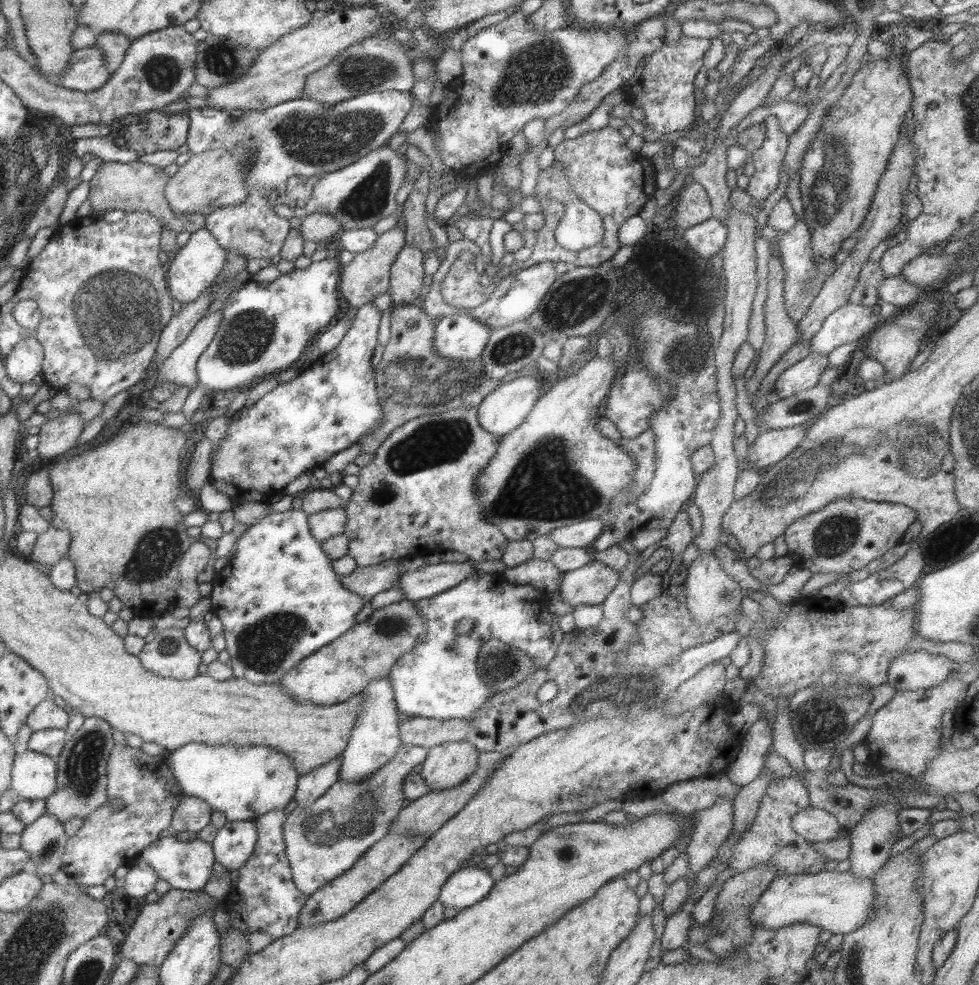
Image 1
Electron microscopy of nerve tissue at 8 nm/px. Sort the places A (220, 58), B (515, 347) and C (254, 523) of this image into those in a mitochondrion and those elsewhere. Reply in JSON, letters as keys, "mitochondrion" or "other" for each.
{"A":"mitochondrion","B":"mitochondrion","C":"other"}

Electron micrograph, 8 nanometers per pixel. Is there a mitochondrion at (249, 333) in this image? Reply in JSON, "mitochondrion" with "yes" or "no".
{"mitochondrion":"yes"}

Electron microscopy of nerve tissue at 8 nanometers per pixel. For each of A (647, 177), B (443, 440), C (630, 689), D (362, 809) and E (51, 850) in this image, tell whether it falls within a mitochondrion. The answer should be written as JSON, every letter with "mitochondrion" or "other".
{"A":"other","B":"mitochondrion","C":"mitochondrion","D":"mitochondrion","E":"mitochondrion"}

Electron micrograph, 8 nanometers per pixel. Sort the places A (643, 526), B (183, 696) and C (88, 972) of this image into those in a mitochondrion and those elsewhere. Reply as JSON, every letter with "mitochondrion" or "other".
{"A":"other","B":"other","C":"mitochondrion"}

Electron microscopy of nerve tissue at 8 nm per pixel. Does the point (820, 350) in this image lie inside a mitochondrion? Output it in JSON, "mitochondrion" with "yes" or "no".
{"mitochondrion":"no"}

